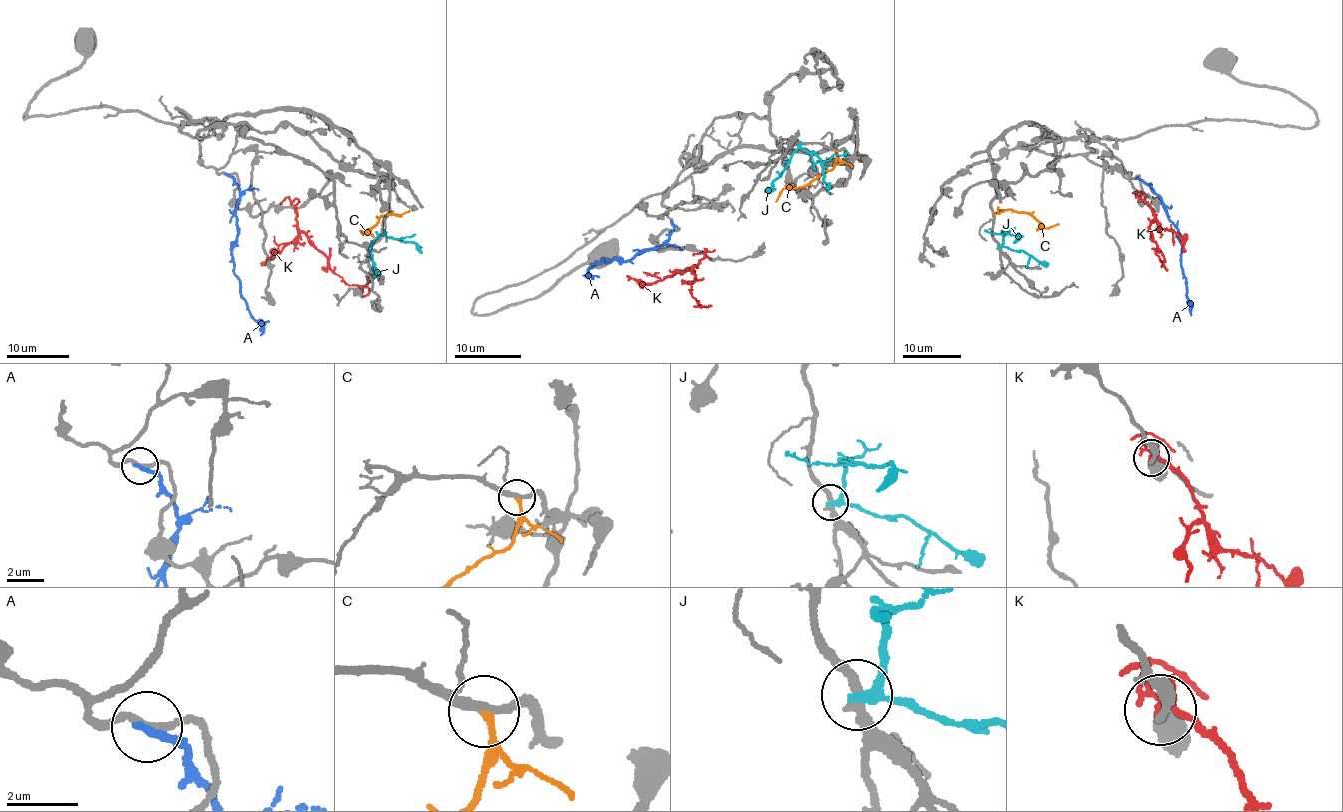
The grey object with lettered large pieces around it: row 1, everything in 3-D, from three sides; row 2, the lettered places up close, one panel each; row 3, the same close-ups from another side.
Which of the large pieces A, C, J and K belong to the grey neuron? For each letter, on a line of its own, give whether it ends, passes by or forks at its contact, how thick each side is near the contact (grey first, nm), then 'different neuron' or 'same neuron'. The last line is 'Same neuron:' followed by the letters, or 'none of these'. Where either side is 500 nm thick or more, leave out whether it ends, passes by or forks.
A: it ends; calibres 190 and 240 nm; different neuron
C: it passes by; calibres 240 and 140 nm; different neuron
J: it passes by; calibres 280 and 240 nm; different neuron
K: it forks; calibres 190 and 140 nm; different neuron
Same neuron: none of these

